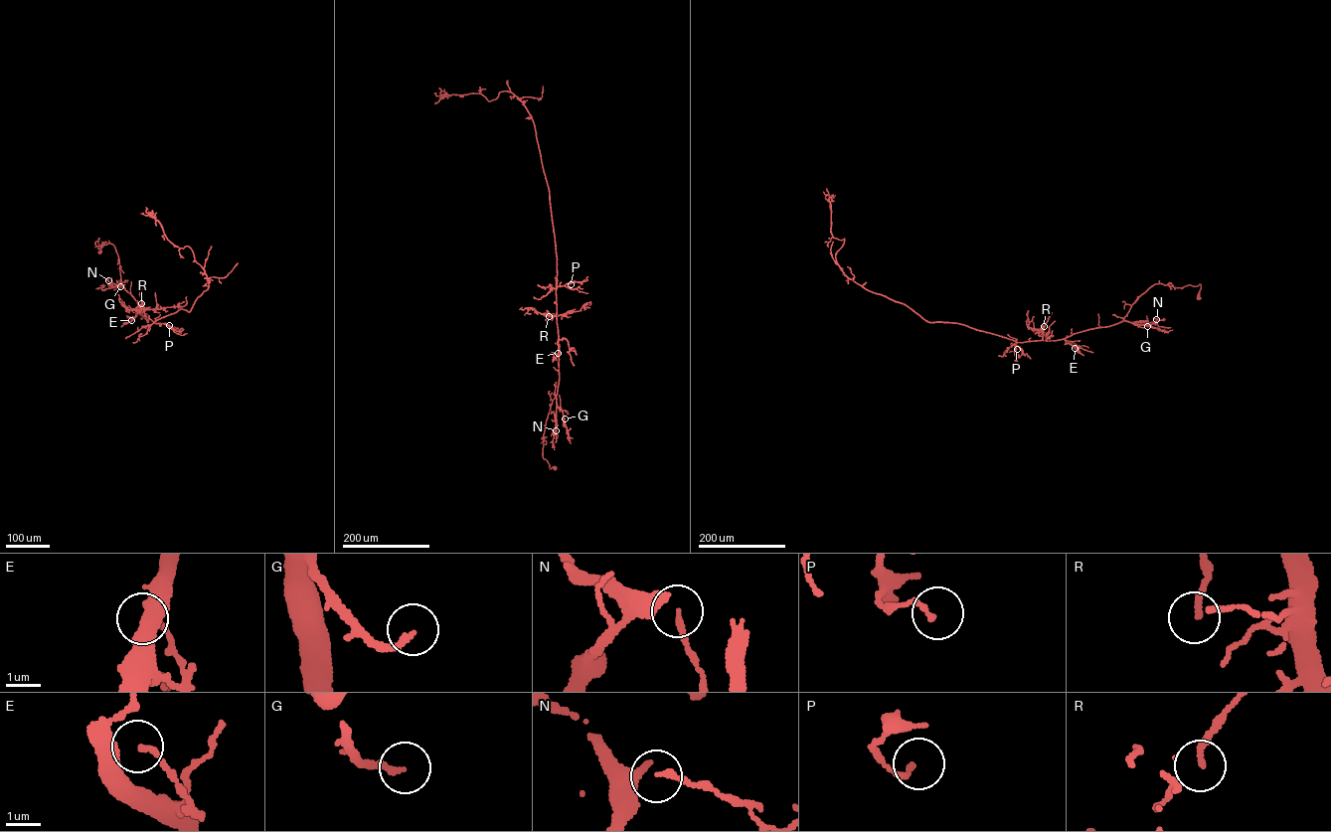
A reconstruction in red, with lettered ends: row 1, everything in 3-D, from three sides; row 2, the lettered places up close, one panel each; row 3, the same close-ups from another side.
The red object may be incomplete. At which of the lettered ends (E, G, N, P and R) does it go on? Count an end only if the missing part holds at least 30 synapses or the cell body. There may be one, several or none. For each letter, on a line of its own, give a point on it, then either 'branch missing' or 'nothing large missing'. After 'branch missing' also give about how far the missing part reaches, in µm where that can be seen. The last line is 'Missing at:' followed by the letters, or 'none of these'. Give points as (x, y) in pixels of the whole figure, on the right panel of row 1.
E: at (1075, 348); nothing large missing
G: at (1147, 326); branch missing; about 20 µm are missing
N: at (1156, 319); nothing large missing
P: at (1017, 349); nothing large missing
R: at (1044, 326); nothing large missing
Missing at: G

